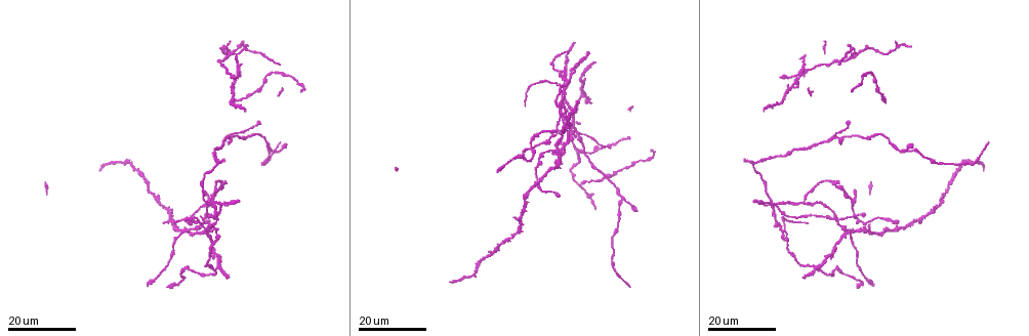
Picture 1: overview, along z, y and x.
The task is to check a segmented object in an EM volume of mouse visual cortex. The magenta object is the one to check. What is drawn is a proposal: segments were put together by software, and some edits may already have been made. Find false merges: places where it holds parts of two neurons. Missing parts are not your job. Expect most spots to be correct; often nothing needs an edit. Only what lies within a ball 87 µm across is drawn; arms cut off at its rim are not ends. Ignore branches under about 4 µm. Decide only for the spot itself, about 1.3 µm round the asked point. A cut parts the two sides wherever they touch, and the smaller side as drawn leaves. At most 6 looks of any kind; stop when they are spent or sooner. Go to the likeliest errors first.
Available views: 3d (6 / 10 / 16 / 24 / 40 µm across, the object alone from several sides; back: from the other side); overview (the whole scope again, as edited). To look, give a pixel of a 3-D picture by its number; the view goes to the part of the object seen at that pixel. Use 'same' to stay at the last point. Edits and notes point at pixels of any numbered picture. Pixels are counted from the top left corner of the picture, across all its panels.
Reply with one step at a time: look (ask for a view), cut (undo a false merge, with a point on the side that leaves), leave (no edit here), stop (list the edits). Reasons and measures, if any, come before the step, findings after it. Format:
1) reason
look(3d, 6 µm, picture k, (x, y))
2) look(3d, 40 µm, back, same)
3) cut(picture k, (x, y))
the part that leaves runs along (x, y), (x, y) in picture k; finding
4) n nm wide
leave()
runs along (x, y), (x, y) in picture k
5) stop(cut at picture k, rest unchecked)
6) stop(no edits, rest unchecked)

looks like a crossing
look(3d, 16 µm, picture 1, (570, 75))

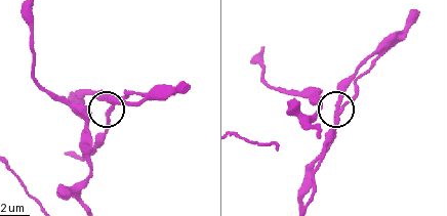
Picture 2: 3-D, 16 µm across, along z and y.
look(3d, 10 µm, picture 2, (337, 106))

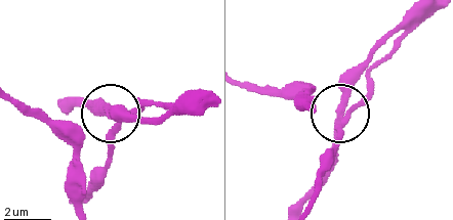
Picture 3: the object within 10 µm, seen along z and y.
leave()
one neuron here

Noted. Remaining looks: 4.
look(3d, 24 µm, picture 1, (823, 62))

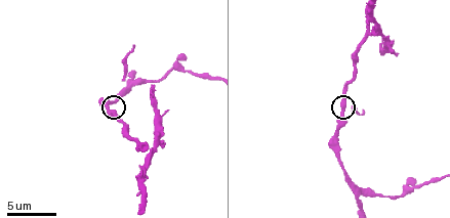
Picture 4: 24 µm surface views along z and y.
closer look
look(3d, 10 µm, picture 4, (341, 109))

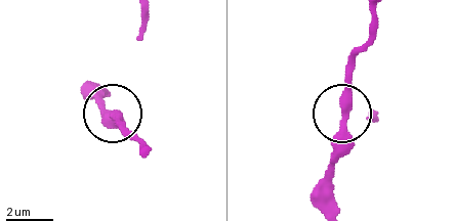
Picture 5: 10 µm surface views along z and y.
leave()
one neuron here

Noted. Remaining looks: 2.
side arm on a straight run
look(3d, 16 µm, picture 1, (579, 132))

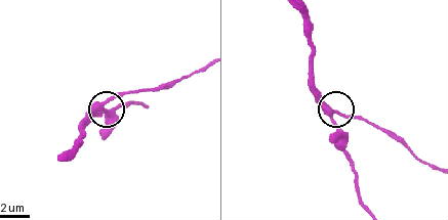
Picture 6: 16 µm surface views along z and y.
look(3d, 6 µm, picture 6, (104, 102))

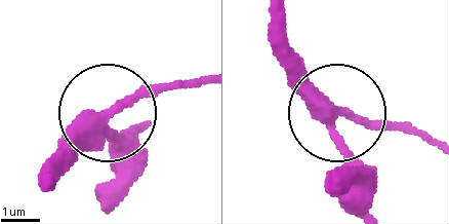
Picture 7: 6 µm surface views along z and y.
leave()
runs along (275, 16), (279, 57), (324, 105), (429, 135) in picture 7; continuous, no second neuron

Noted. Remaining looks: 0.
stop(no edits, rest unchecked)

